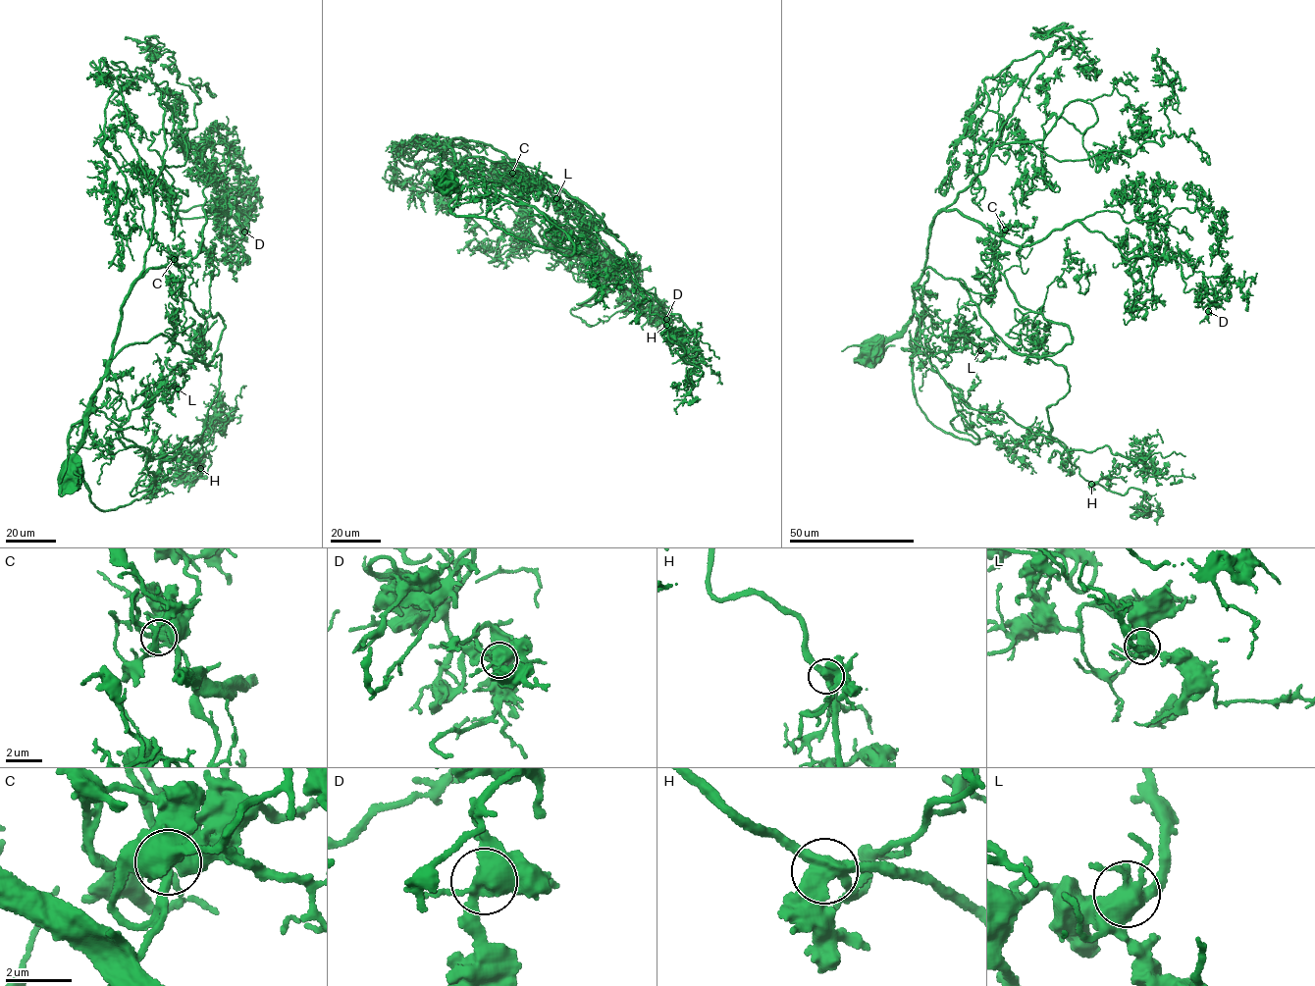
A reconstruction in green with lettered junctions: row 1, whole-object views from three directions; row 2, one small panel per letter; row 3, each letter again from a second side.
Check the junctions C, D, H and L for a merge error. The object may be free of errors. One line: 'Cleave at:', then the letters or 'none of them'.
Cleave at: none of them

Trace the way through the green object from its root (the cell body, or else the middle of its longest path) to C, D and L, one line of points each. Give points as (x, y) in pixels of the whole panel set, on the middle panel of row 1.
C: (444, 183), (455, 189), (451, 138), (499, 150), (515, 165), (512, 173)
D: (444, 183), (455, 189), (451, 138), (499, 150), (610, 250), (604, 285), (577, 303), (654, 287), (666, 319)
L: (444, 183), (491, 186), (495, 197), (496, 186), (515, 181), (556, 198)

